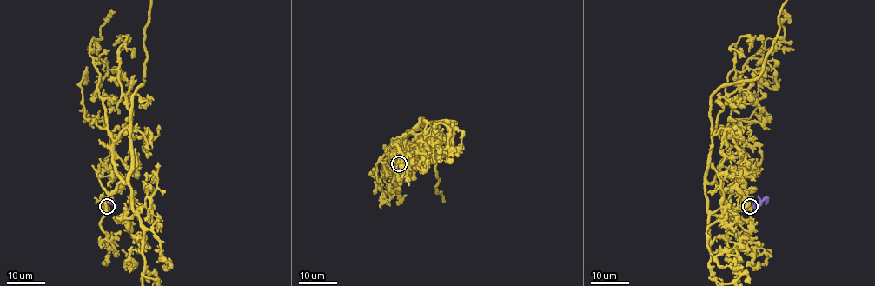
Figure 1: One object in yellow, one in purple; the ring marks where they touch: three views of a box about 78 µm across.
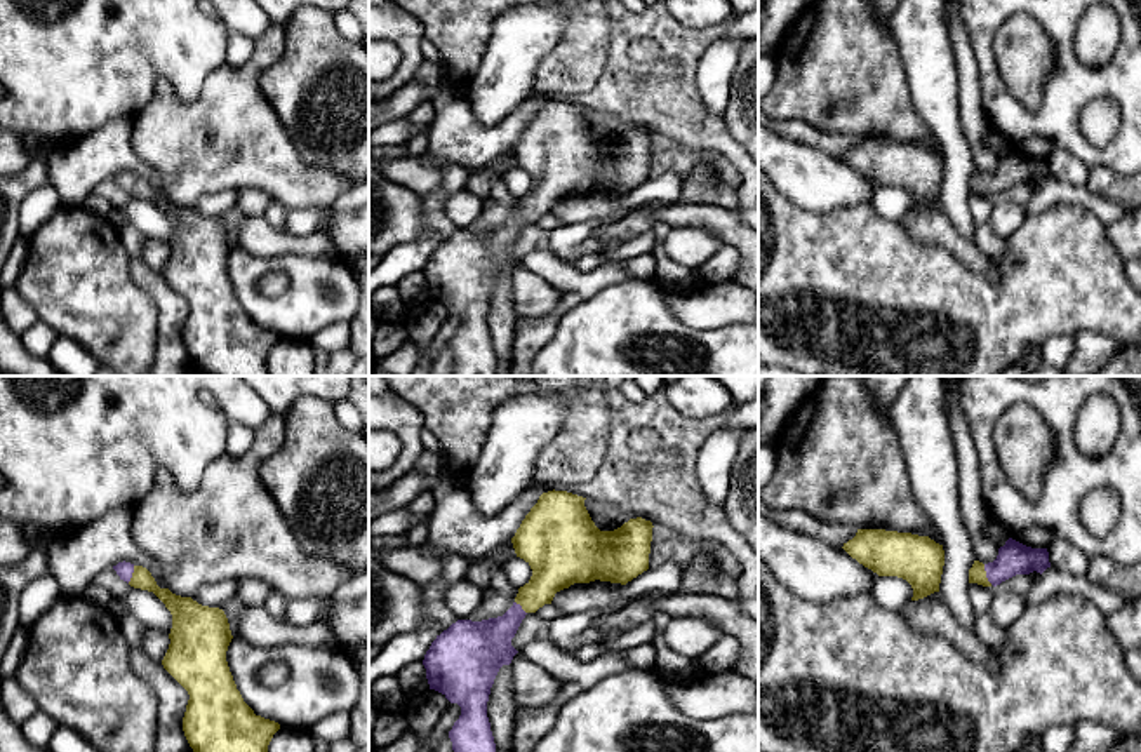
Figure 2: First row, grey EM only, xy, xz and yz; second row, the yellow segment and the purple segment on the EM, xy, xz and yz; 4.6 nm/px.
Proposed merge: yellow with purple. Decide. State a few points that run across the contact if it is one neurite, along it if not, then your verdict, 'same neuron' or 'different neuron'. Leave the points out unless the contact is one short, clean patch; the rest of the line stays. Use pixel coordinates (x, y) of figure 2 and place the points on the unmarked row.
line yz (976, 183), (985, 185), (999, 181), (1014, 167); same neuron

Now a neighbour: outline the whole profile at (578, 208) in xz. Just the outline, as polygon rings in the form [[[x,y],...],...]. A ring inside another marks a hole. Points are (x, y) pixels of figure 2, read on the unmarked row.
[[[611,191],[574,193],[555,204],[553,214],[564,223],[583,223],[590,219],[612,218],[624,195]]]

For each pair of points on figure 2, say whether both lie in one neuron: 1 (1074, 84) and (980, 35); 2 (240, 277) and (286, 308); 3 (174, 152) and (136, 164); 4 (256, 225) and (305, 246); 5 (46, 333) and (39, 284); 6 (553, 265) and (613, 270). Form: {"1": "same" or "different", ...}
{"1": "same", "2": "same", "3": "different", "4": "same", "5": "different", "6": "same"}

